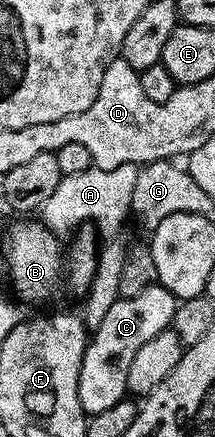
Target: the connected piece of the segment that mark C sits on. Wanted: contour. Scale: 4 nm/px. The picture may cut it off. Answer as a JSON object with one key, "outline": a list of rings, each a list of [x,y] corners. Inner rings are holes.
{"outline":[[[157,284],[144,288],[137,296],[119,298],[112,308],[108,308],[100,328],[92,331],[92,337],[86,343],[84,360],[80,368],[78,391],[82,411],[88,416],[105,412],[112,404],[123,401],[128,391],[128,367],[131,366],[136,352],[143,344],[148,344],[152,336],[171,329],[179,299],[168,288]]]}

